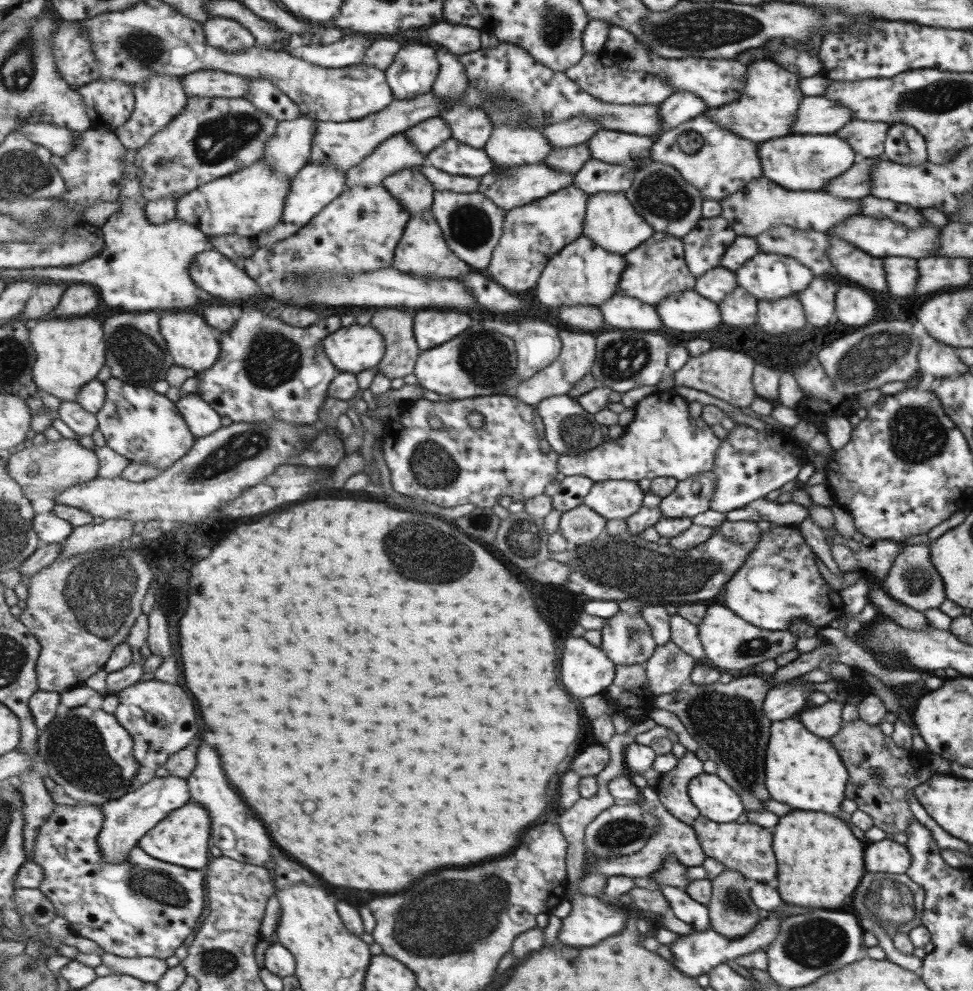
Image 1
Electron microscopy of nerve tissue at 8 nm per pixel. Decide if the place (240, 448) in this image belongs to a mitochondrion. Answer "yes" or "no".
yes

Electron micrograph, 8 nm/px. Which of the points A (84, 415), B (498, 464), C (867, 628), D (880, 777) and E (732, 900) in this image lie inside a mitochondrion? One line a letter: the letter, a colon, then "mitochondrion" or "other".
A: other
B: other
C: other
D: mitochondrion
E: mitochondrion

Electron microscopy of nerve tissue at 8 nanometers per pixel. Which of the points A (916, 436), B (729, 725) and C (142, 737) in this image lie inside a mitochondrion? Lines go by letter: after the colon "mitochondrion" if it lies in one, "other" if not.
A: mitochondrion
B: mitochondrion
C: other

